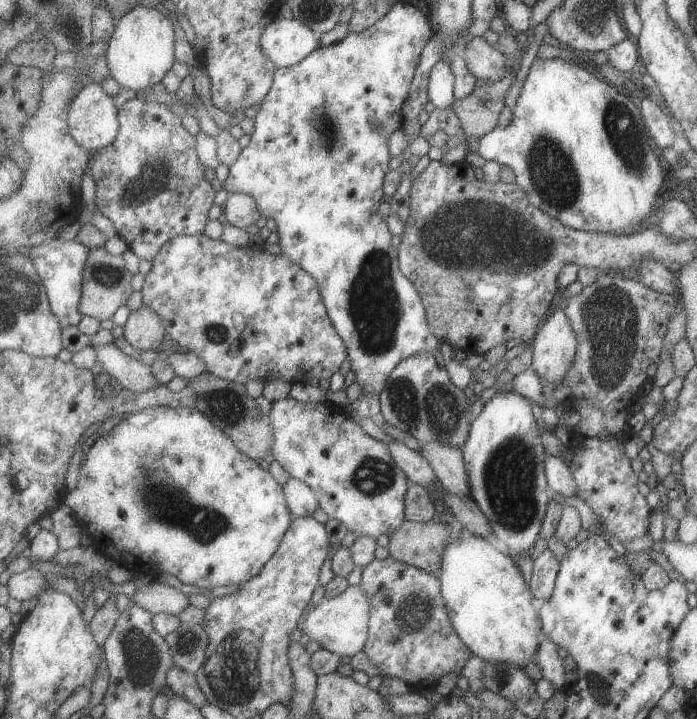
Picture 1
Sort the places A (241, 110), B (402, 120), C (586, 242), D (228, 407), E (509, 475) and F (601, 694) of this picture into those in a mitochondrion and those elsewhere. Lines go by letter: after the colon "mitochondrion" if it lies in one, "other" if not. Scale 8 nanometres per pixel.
A: other
B: other
C: other
D: mitochondrion
E: mitochondrion
F: mitochondrion

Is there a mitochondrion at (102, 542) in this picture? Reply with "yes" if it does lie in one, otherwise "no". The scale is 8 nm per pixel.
no

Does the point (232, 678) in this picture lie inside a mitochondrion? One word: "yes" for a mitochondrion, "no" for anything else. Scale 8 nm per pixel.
yes

